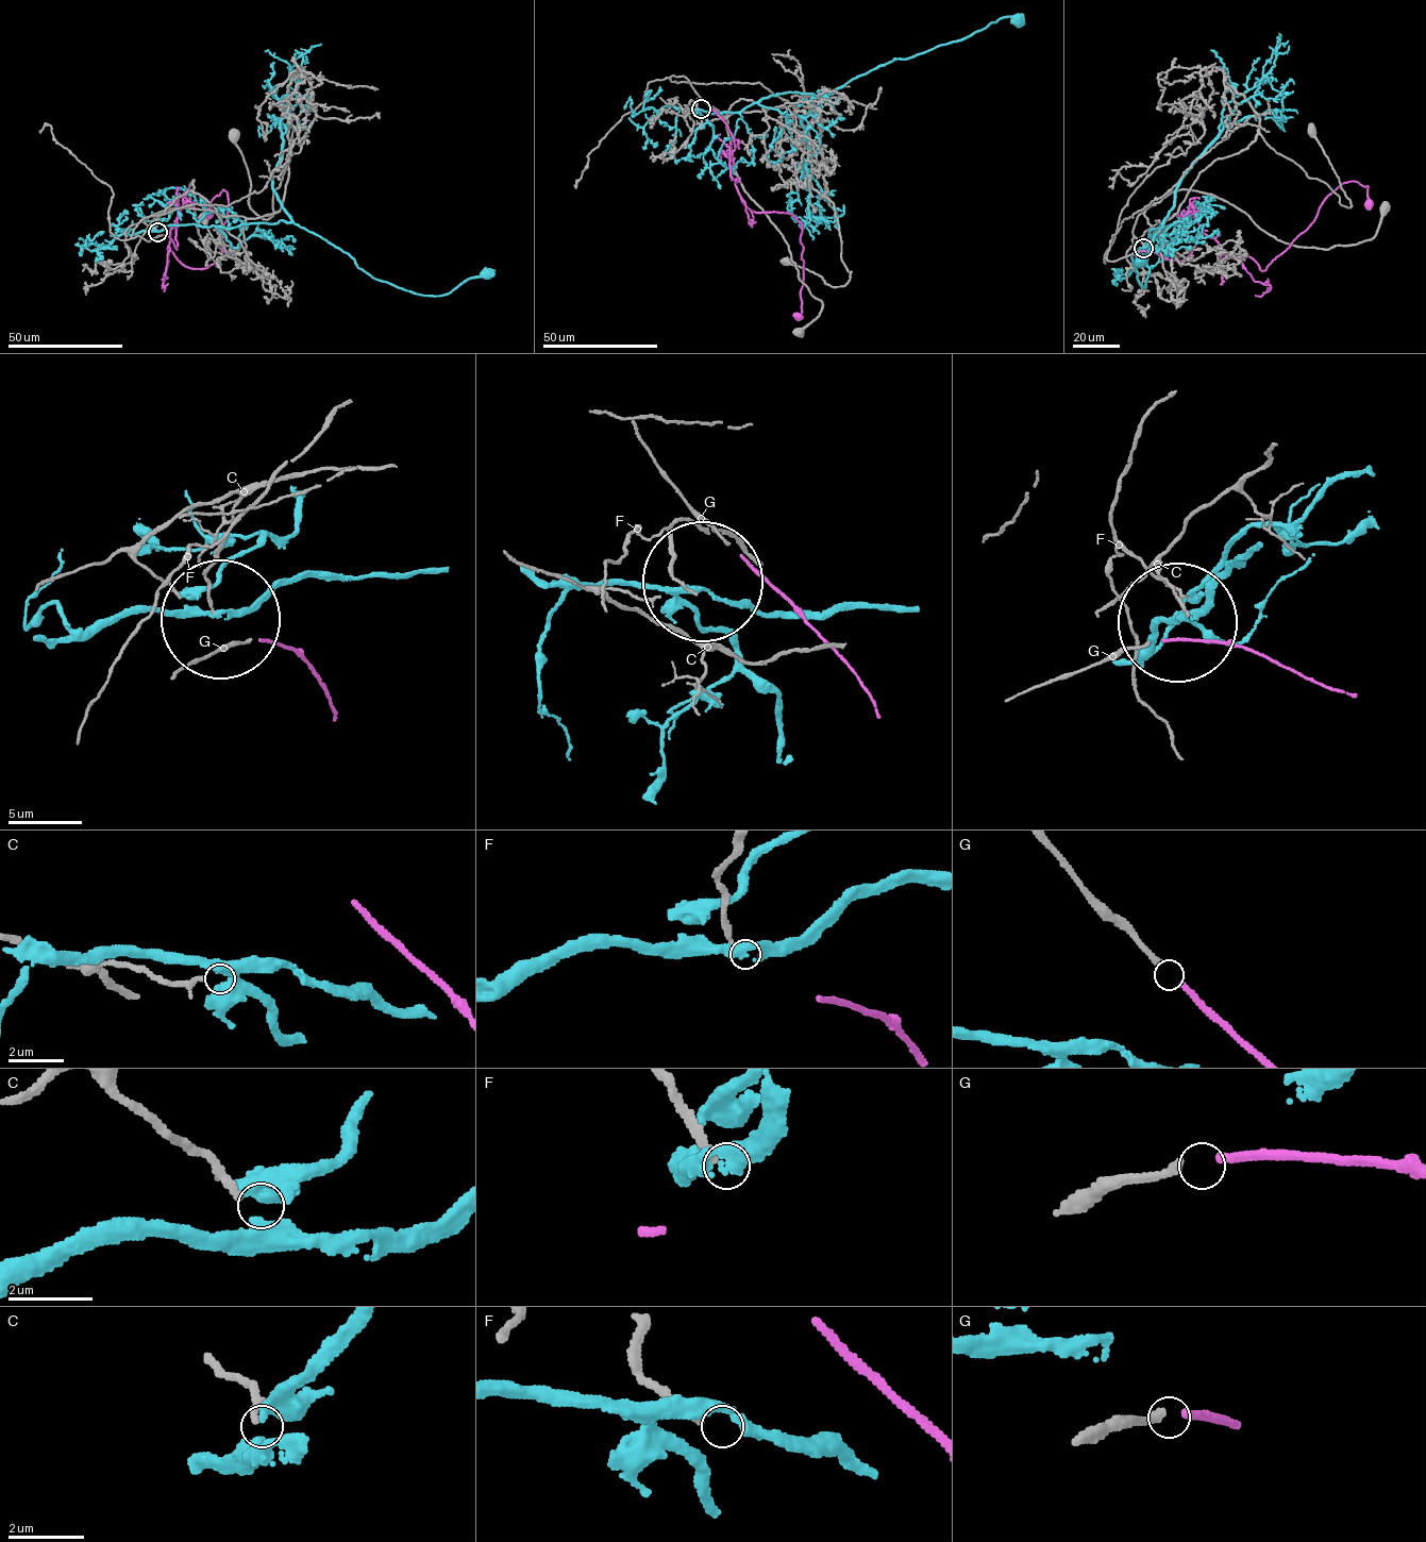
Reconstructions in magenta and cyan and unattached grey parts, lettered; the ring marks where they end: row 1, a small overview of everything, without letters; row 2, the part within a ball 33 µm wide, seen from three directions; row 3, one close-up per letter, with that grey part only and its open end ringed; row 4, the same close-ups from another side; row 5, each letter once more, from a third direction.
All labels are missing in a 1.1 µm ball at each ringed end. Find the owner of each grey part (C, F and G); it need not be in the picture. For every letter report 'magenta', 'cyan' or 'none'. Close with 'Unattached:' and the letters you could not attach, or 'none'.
C: none
F: none
G: magenta
Unattached: C, F

